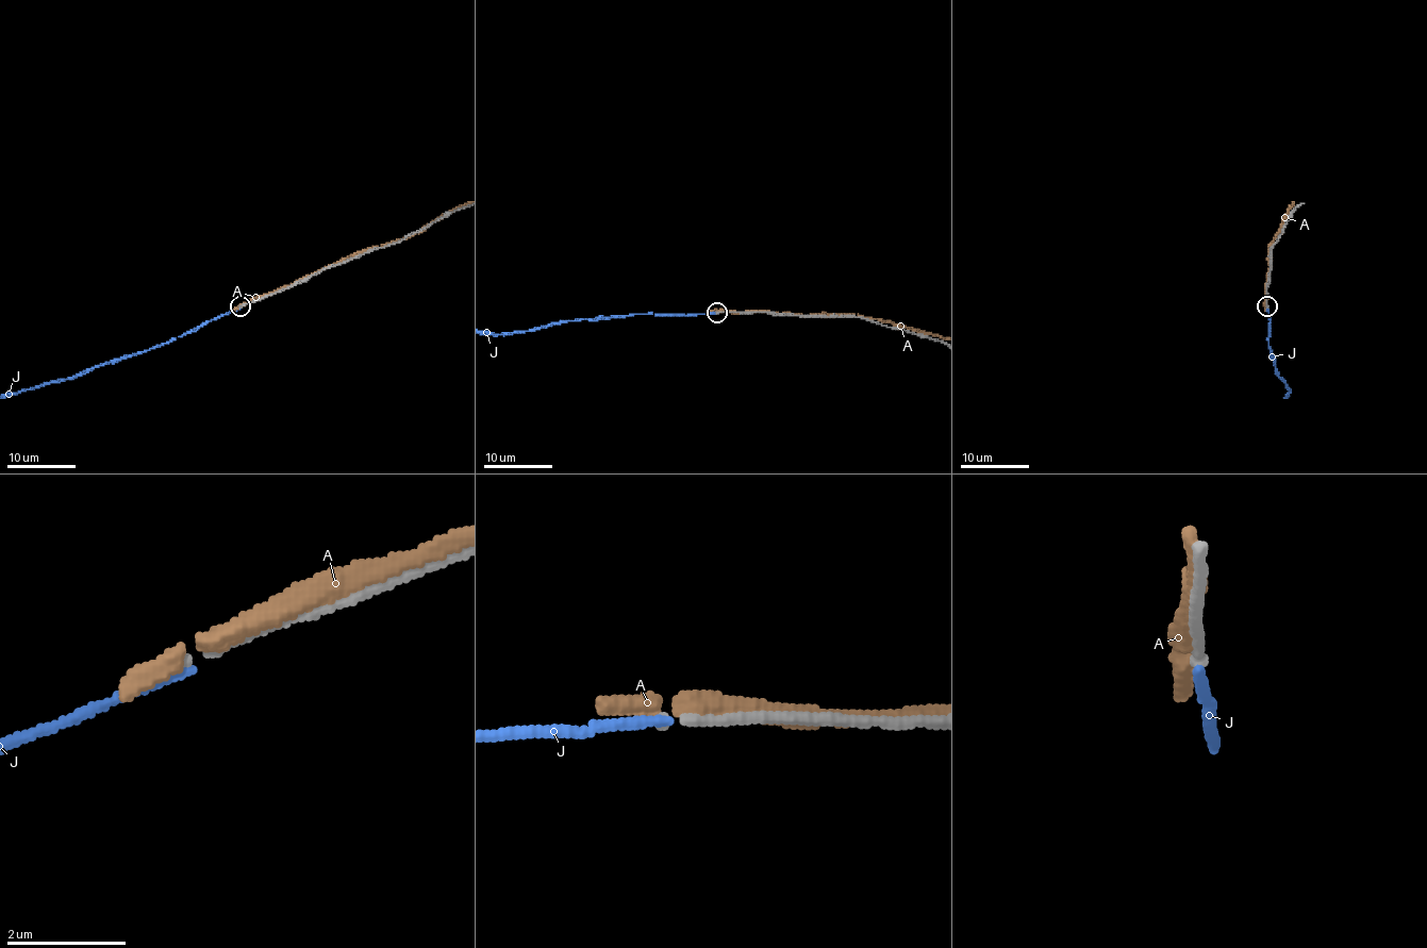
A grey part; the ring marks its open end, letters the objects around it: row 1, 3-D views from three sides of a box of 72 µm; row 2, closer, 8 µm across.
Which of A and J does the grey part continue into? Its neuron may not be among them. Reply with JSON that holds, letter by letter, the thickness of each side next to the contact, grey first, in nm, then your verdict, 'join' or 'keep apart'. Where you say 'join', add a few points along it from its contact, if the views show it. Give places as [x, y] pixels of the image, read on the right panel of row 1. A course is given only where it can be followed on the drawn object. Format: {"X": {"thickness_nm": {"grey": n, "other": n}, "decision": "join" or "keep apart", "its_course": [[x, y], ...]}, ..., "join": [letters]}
{"A": {"thickness_nm": {"grey": 160, "other": 380}, "decision": "keep apart"}, "J": {"thickness_nm": {"grey": 160, "other": 160}, "decision": "keep apart"}, "join": []}

